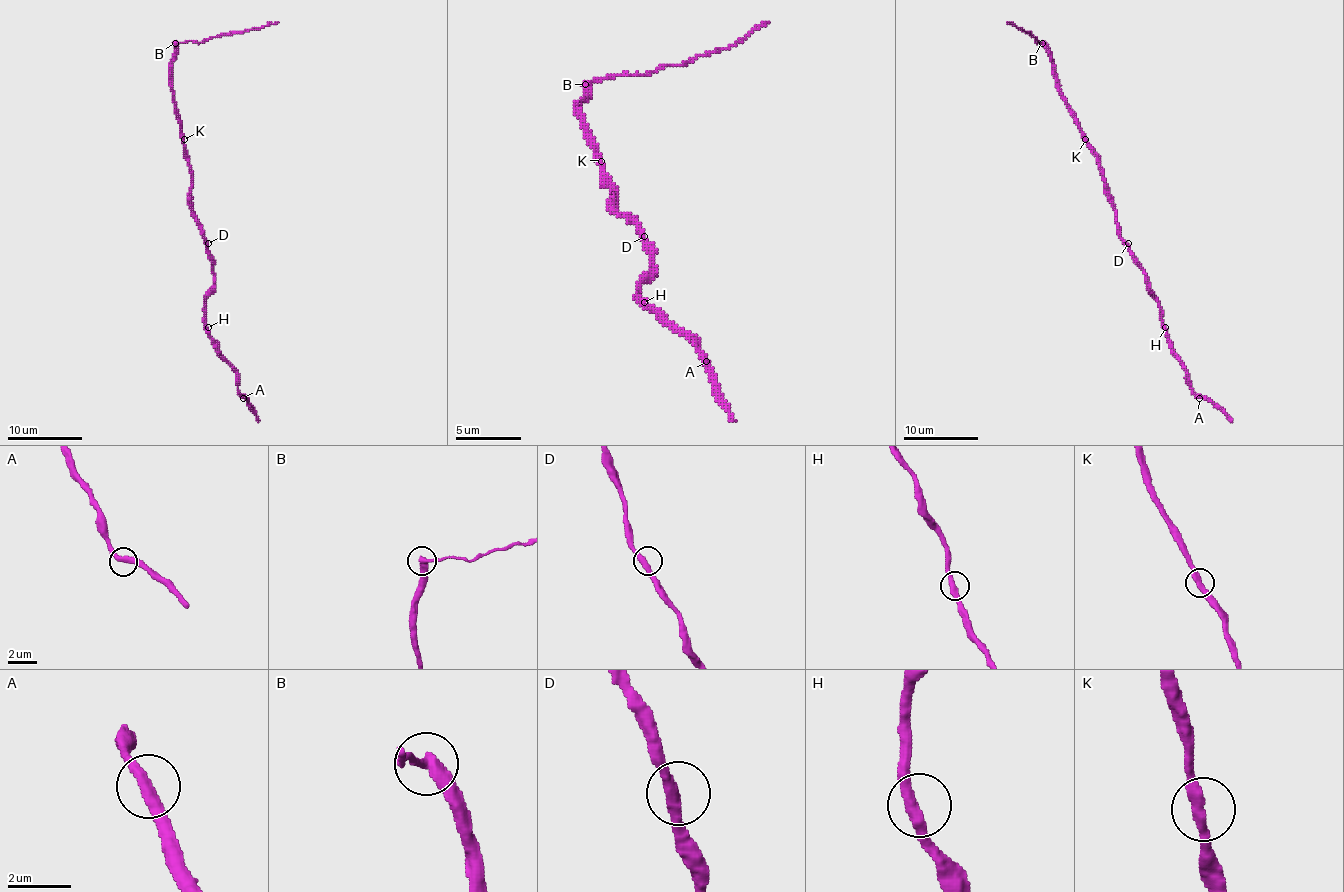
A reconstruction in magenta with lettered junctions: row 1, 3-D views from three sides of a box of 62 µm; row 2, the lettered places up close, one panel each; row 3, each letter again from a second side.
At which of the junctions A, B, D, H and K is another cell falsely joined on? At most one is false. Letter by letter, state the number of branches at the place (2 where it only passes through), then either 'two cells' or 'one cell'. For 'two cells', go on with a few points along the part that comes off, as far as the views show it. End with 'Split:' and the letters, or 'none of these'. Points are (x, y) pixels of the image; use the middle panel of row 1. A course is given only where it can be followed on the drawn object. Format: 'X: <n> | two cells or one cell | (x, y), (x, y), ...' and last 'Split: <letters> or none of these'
A: 2 | one cell
B: 2 | two cells | (584, 85), (637, 75), (667, 65), (686, 65), (736, 45), (769, 22)
D: 2 | one cell
H: 2 | one cell
K: 2 | one cell
Split: B

